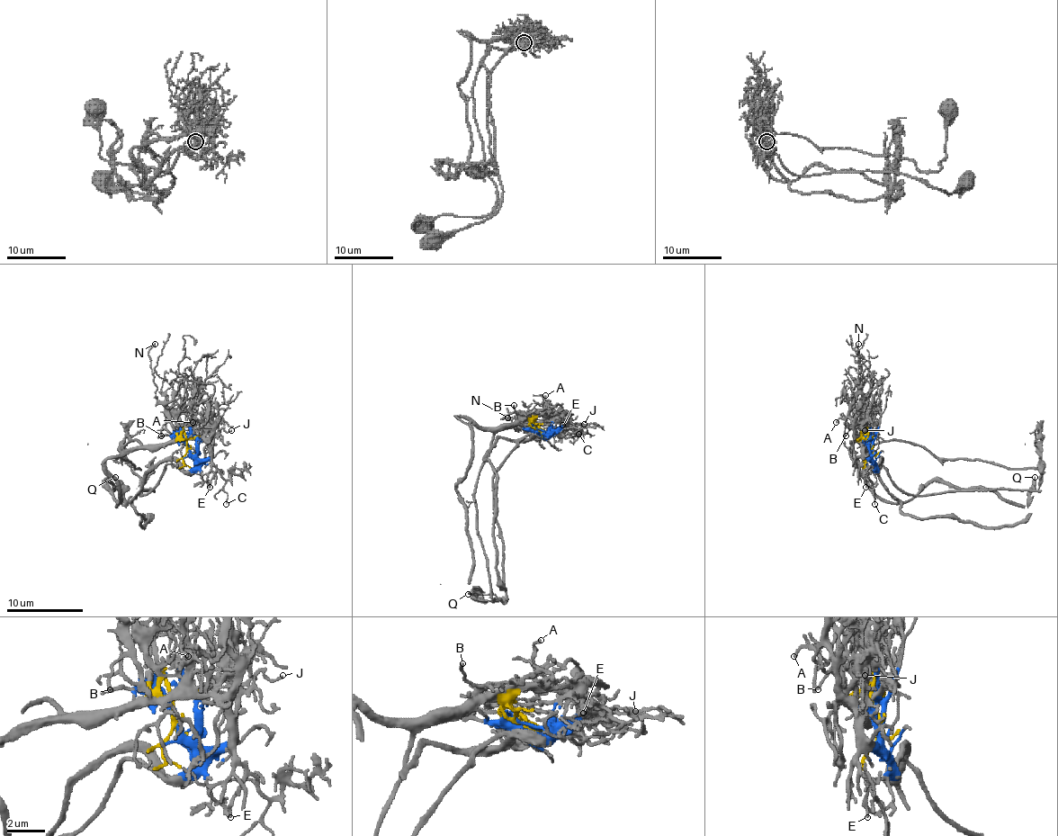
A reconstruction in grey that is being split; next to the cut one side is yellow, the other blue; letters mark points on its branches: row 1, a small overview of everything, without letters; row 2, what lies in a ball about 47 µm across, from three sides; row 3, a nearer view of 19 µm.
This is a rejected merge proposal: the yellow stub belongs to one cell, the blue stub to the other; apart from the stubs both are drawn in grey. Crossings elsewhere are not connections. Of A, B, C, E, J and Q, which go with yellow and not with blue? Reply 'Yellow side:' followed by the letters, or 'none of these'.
Yellow side: A, B, Q

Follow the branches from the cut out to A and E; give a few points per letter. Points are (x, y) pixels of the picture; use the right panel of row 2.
A: (872, 451), (868, 441), (860, 439), (847, 418), (839, 418), (836, 422)
E: (872, 451), (876, 481), (868, 479), (866, 487)

